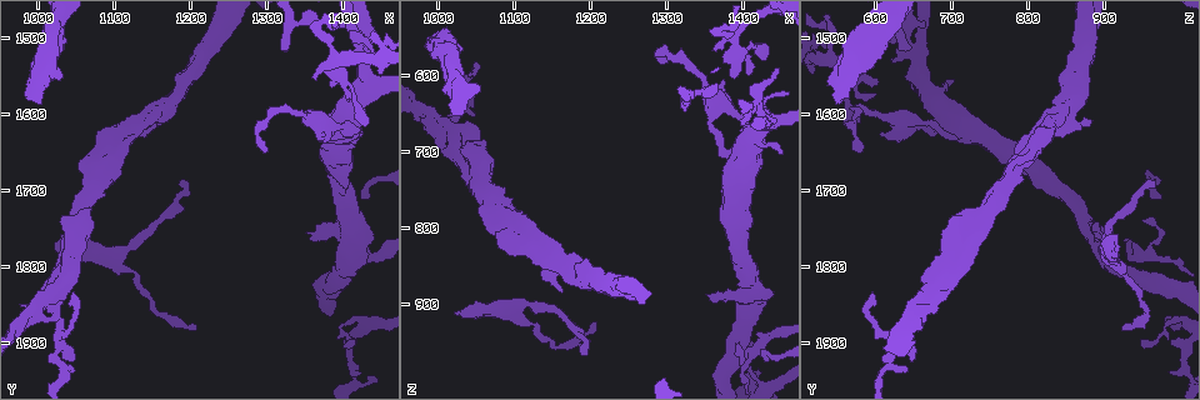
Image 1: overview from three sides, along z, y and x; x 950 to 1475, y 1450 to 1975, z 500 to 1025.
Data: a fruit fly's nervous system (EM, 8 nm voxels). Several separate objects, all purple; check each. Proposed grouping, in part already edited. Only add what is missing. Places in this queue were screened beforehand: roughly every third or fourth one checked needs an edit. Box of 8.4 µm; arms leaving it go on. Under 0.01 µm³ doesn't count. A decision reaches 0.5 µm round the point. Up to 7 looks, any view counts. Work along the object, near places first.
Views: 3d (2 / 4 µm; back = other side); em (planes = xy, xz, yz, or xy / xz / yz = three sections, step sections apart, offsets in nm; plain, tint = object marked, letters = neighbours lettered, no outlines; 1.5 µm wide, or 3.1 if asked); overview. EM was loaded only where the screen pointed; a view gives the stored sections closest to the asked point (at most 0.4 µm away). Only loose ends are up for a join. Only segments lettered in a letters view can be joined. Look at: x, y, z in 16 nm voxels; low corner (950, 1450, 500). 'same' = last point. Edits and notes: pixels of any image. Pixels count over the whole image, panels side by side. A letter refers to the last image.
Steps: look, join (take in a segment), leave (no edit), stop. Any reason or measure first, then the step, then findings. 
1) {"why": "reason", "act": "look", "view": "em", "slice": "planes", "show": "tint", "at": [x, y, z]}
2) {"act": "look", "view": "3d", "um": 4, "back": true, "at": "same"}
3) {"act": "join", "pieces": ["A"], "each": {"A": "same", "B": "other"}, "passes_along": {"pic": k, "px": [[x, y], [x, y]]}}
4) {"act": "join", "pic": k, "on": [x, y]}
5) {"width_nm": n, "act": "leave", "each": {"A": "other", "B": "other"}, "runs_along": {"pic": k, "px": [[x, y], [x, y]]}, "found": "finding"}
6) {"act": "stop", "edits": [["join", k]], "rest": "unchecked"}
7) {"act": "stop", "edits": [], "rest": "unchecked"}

{"why": "thin end", "act": "look", "view": "3d", "um": 2, "back": true, "at": [1395, 1740, 955]}

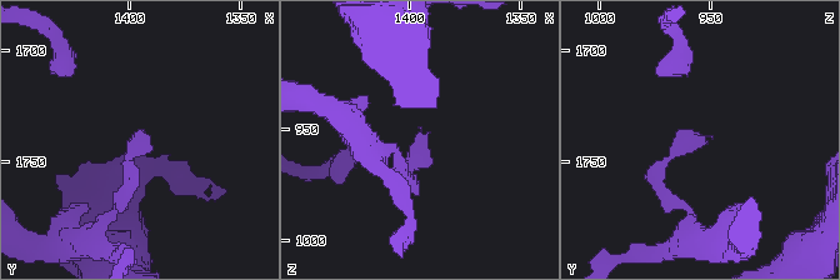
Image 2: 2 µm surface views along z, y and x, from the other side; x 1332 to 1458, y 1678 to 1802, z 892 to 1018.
{"act": "look", "view": "em", "slice": "planes", "show": "letters", "at": [1392, 1739, 951]}

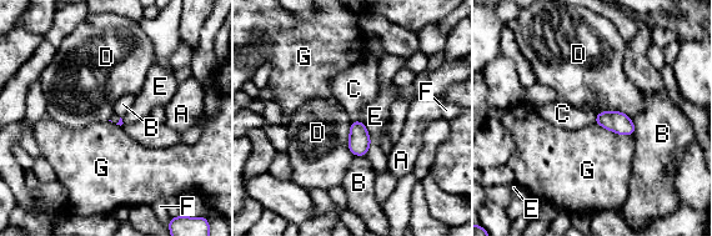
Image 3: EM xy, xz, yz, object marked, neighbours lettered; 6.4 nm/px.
{"act": "join", "pieces": ["C"], "each": {"A": "other", "B": "other", "C": "same", "D": "other", "E": "other", "F": "other", "G": "other"}, "passes_along": {"pic": 3, "px": [[359, 142], [354, 121], [354, 89]]}, "found": "it goes on there"}

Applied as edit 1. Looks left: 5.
{"why": "free end", "act": "look", "view": "3d", "um": 4, "at": [1005, 1830, 700]}

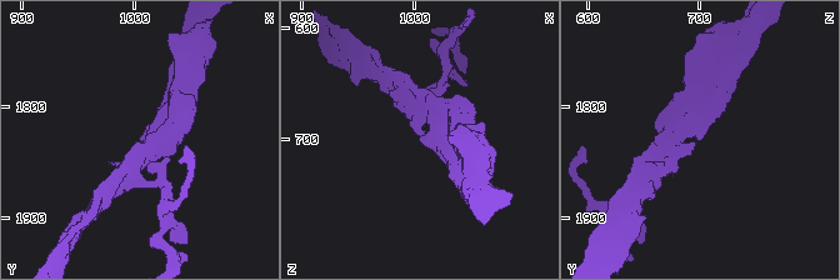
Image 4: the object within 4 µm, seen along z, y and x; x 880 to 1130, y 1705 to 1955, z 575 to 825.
{"act": "look", "view": "em", "slice": "planes", "show": "plain", "at": [1004, 1828, 702]}

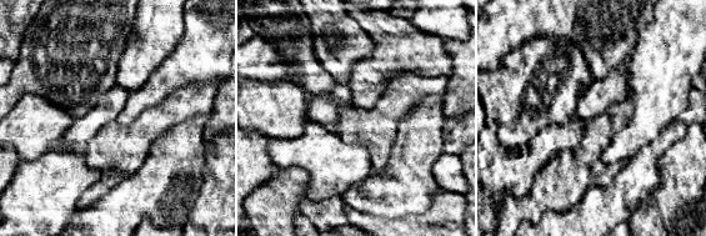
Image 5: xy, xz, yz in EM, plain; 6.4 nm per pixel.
{"act": "look", "view": "em", "slice": "planes", "show": "letters", "at": "same"}

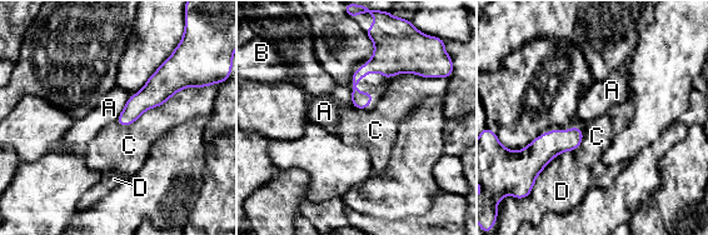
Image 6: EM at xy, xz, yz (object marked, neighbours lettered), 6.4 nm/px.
{"act": "leave", "each": {"A": "other", "B": "other", "C": "other", "D": "other"}, "runs_along": {"pic": 6, "px": [[409, 69], [367, 68], [354, 80], [355, 103]]}, "found": "no lettered segment goes on from it"}

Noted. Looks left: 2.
{"act": "stop", "edits": [["join", 3]], "rest": "unchecked"}

